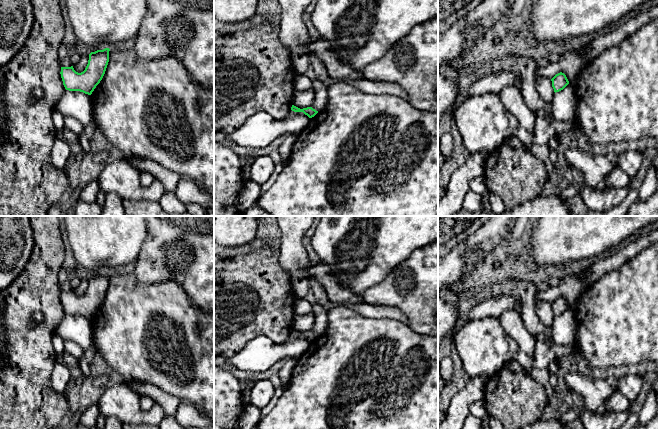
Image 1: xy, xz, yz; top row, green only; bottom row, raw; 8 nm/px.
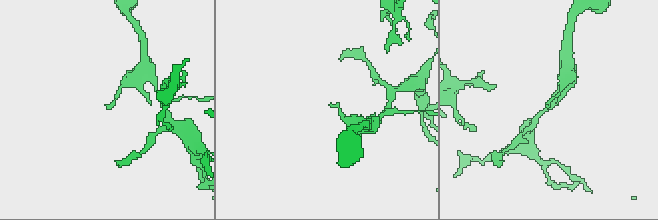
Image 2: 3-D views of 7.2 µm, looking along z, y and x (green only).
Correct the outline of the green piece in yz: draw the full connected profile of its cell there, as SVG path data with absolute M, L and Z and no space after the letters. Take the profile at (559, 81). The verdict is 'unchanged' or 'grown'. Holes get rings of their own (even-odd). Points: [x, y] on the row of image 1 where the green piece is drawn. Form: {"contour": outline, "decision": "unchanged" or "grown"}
{"contour": "M562 72L556 74L551 79L551 81L552 81L552 87L553 87L555 93L563 90L569 84L569 81L568 81L566 75Z", "decision": "unchanged"}

